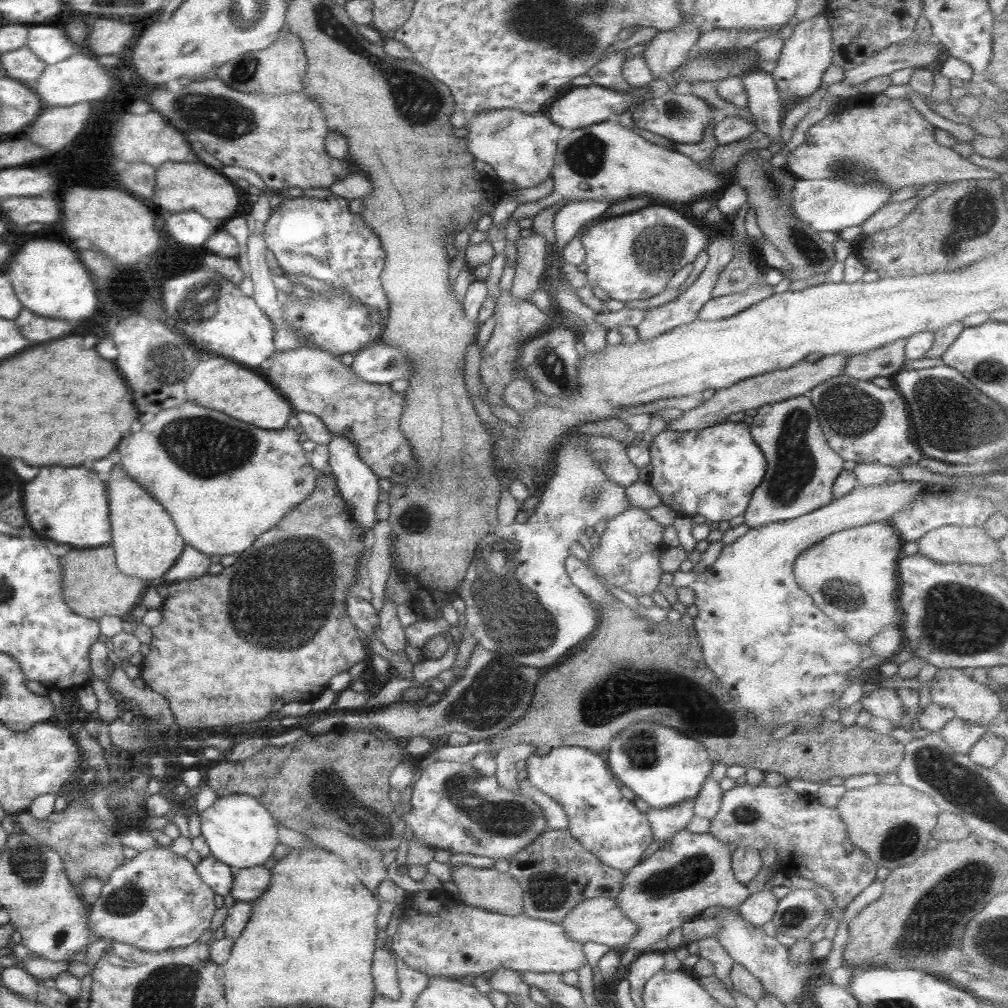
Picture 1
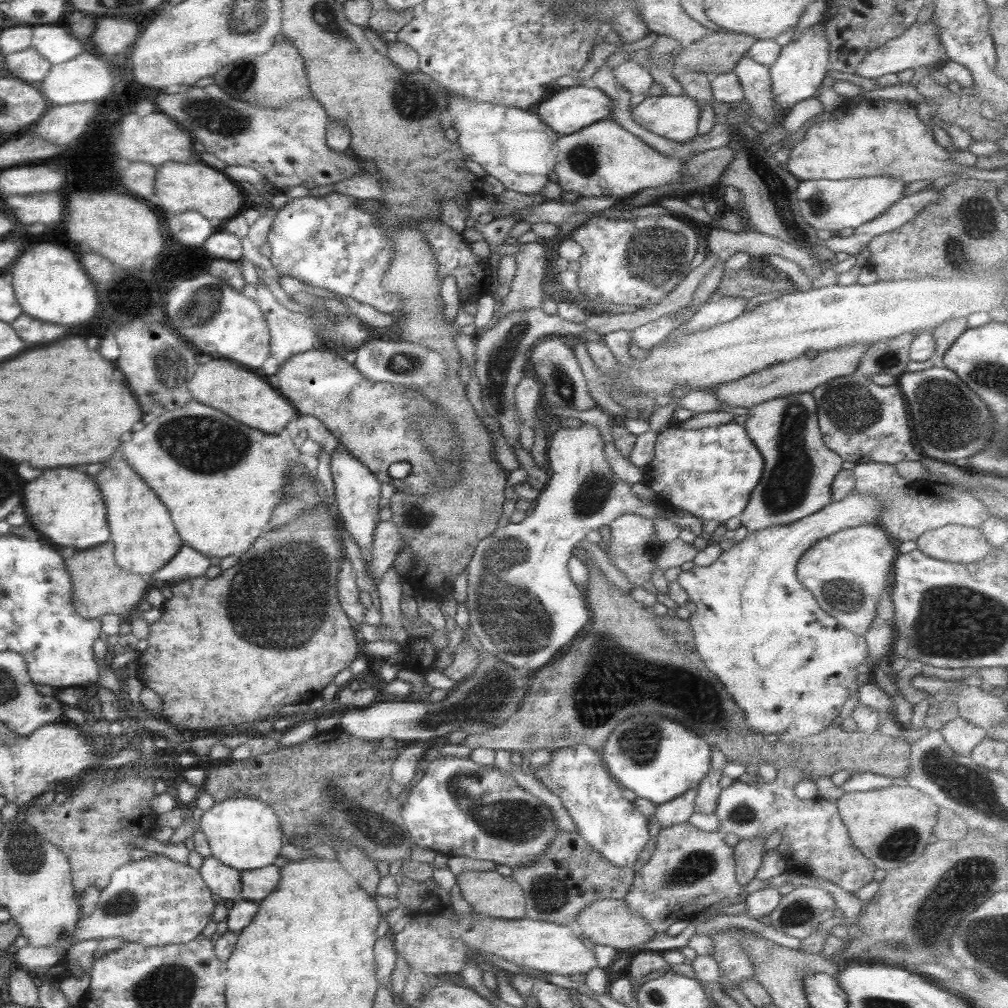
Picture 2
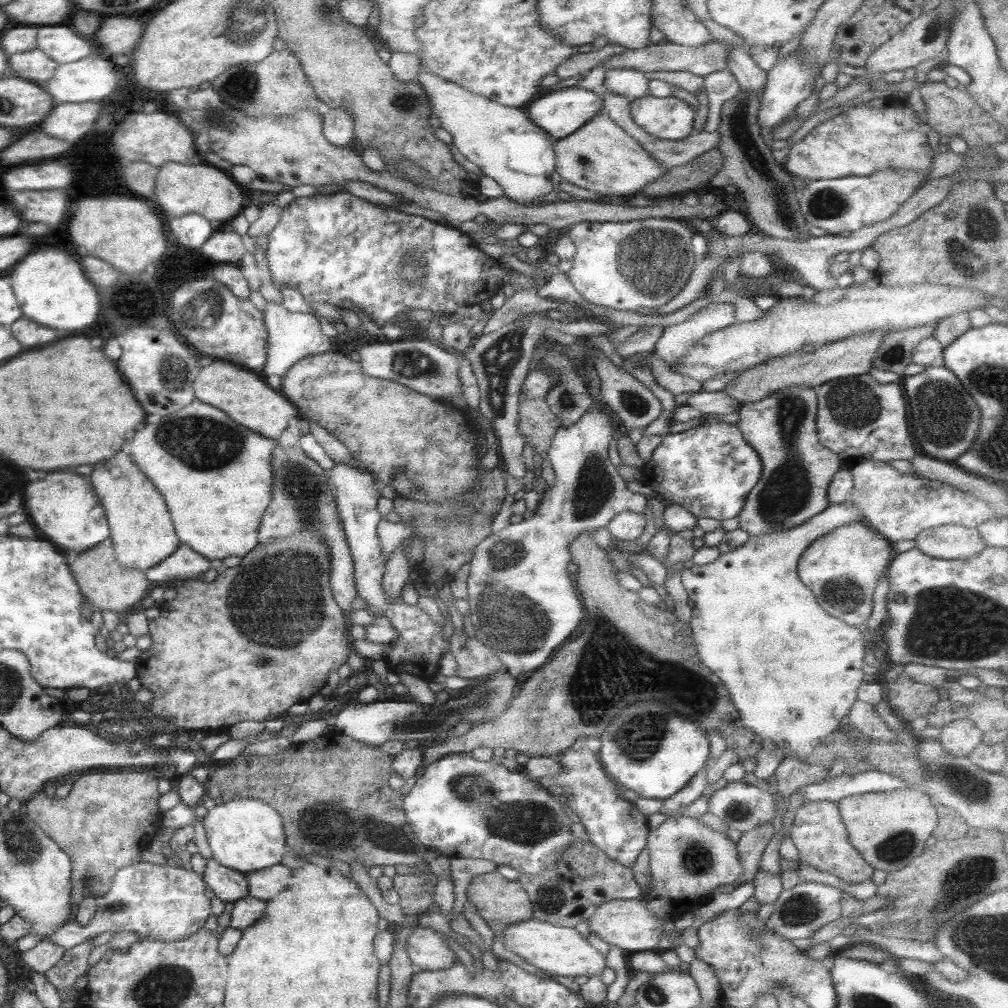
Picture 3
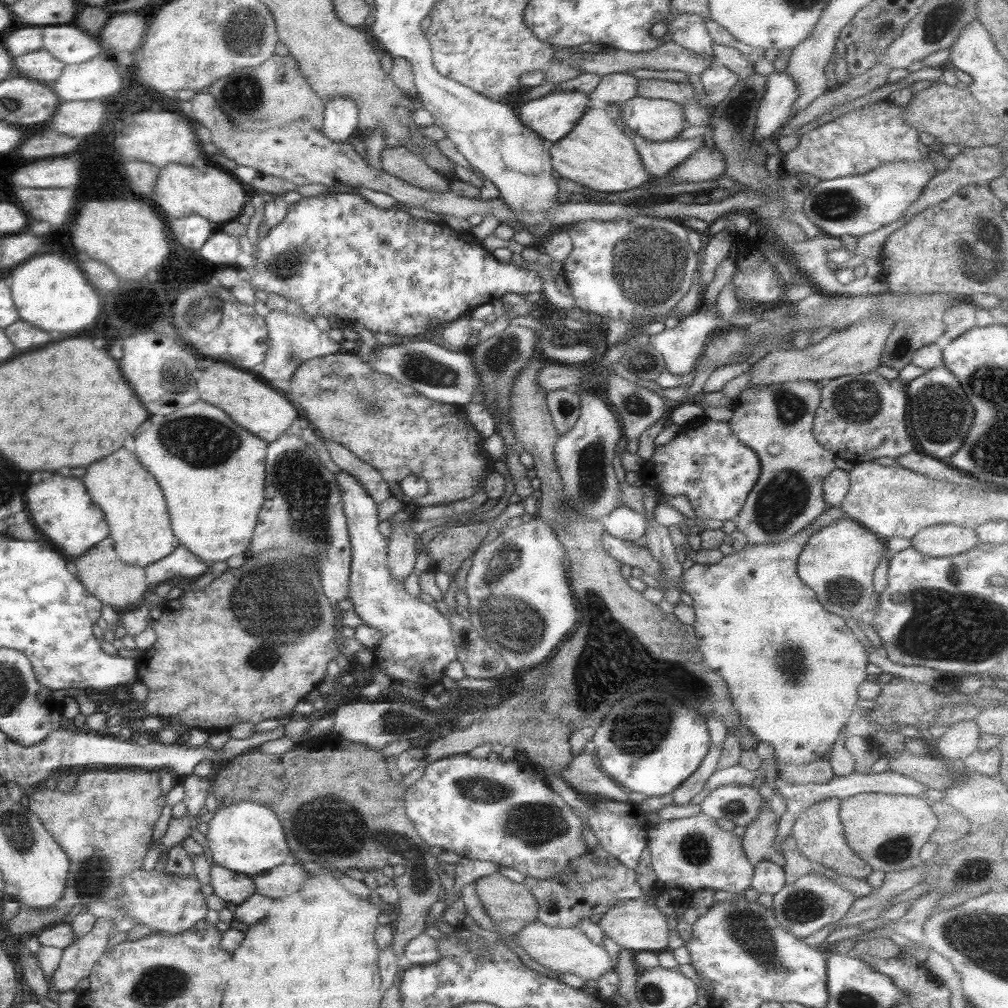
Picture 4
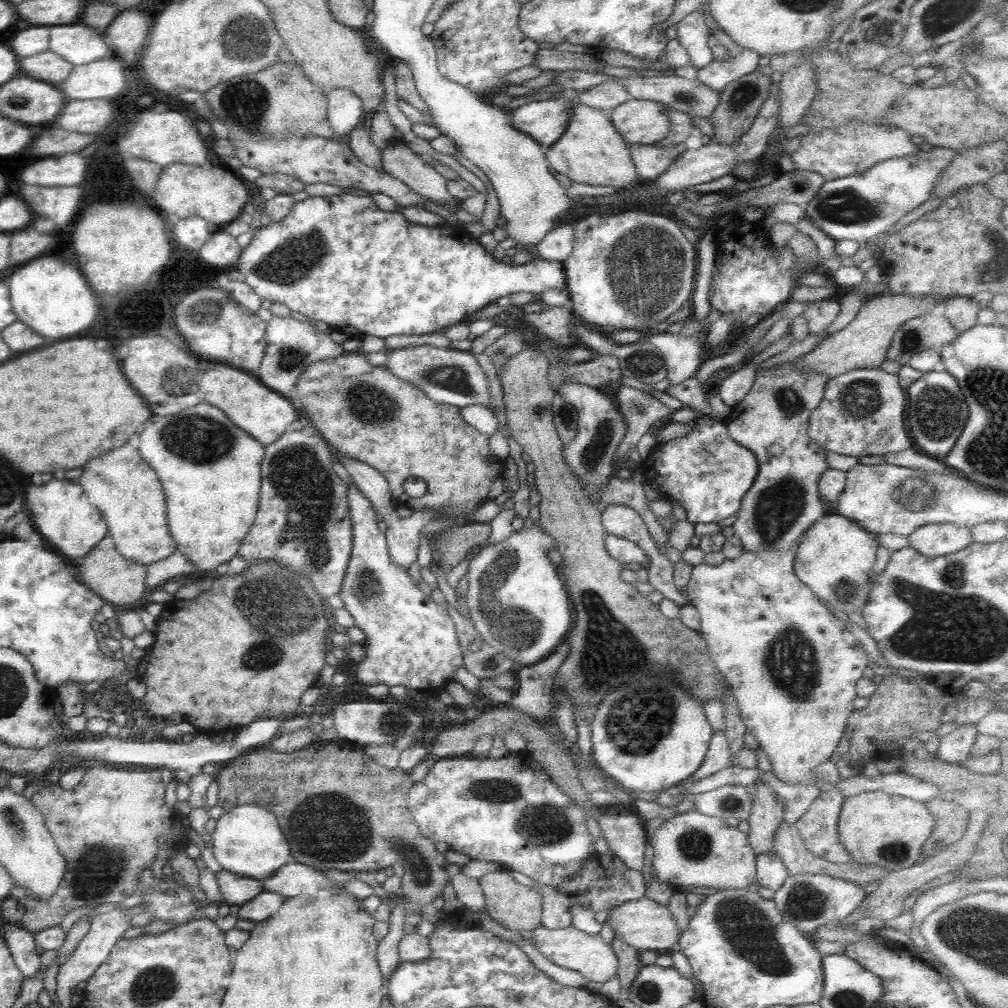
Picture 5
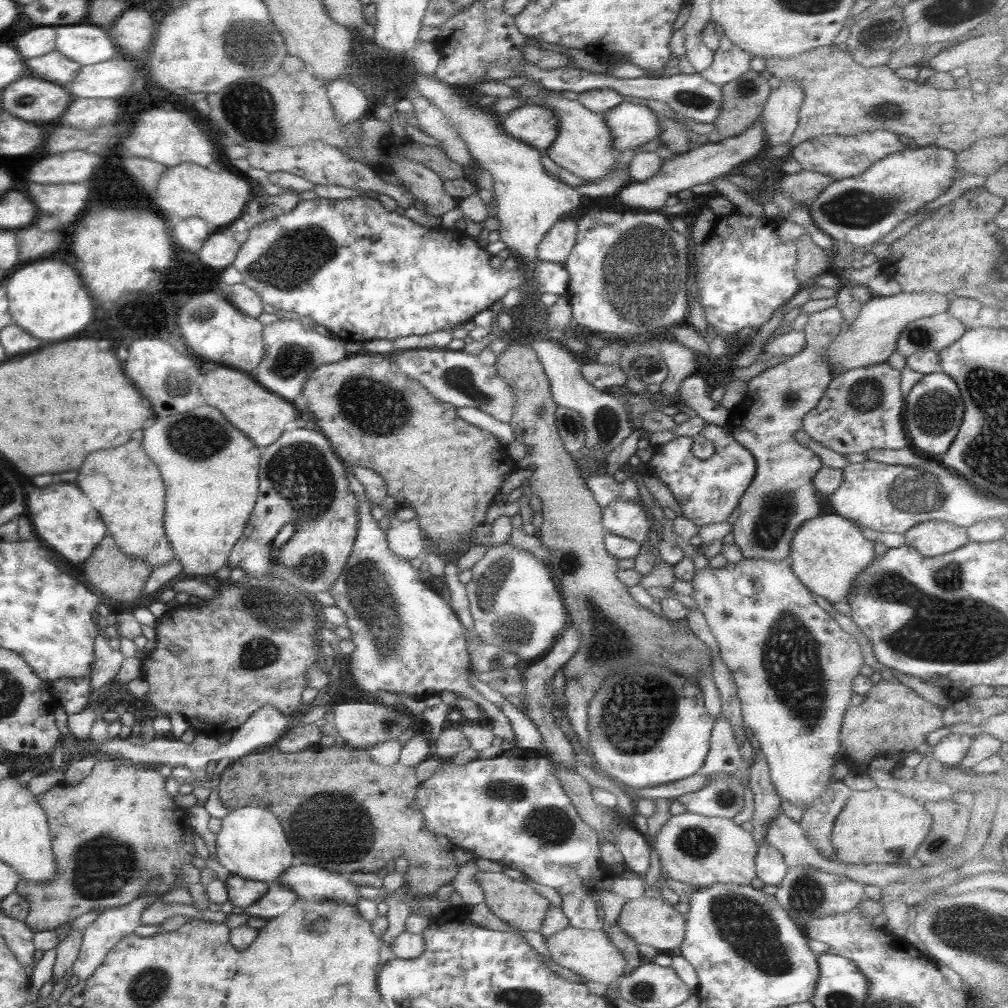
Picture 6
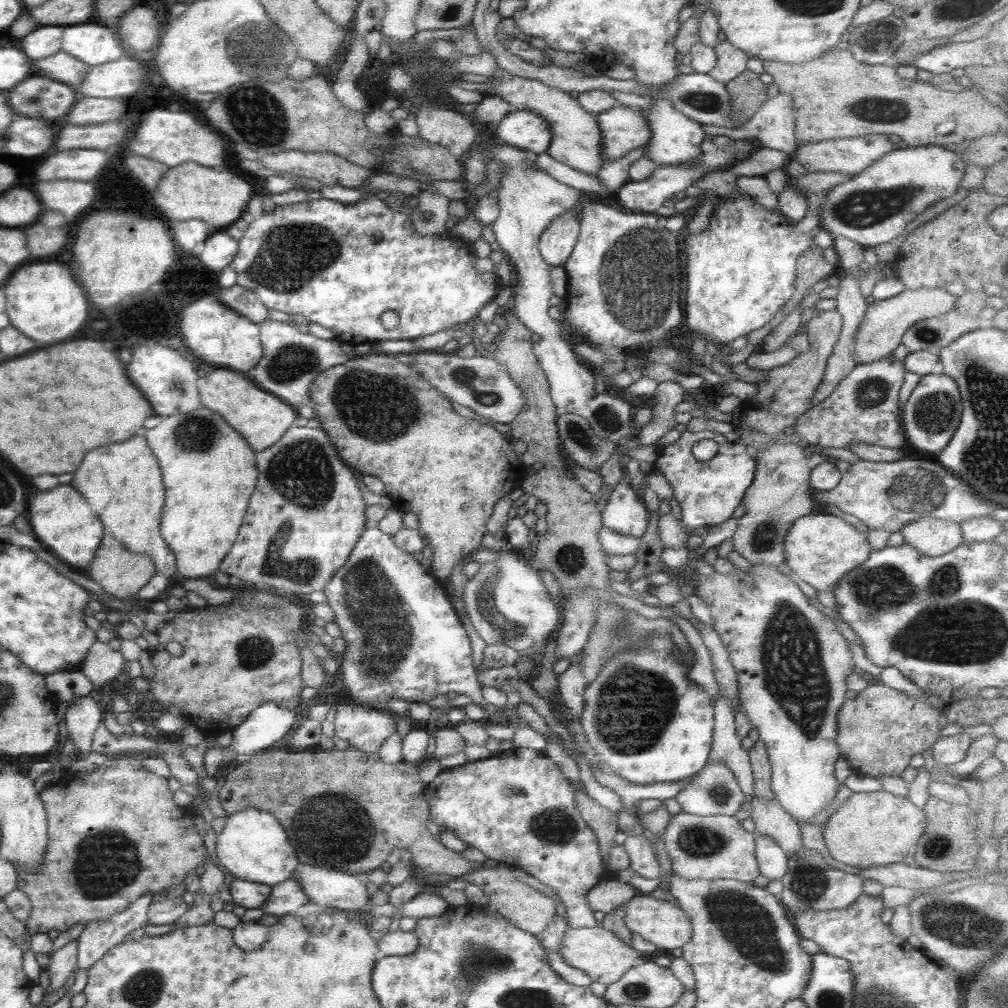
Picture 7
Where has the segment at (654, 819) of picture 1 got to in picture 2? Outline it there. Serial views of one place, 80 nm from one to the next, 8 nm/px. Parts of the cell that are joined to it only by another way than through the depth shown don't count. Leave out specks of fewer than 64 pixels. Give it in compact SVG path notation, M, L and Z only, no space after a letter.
M692 788L669 802L654 806L653 818L657 820L659 828L667 828L687 820L693 814L695 795L696 788Z

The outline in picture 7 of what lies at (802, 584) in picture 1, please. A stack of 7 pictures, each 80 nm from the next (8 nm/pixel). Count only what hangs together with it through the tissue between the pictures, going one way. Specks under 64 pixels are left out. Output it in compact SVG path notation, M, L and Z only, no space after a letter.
M829 514L806 515L797 519L789 527L782 545L784 563L792 576L808 584L817 593L835 591L843 575L859 566L872 551L867 544L866 534Z

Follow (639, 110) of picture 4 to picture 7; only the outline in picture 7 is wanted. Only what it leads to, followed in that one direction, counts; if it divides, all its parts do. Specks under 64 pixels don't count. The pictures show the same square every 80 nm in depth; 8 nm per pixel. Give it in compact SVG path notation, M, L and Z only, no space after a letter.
M617 104L595 116L601 133L601 152L604 160L616 160L629 150L644 146L650 137L645 116L639 109Z

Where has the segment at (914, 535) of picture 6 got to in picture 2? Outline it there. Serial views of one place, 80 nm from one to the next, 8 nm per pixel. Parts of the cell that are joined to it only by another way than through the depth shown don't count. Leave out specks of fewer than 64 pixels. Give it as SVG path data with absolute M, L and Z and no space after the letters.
M947 524L922 532L915 540L916 549L941 562L967 564L985 558L991 546L978 527Z

